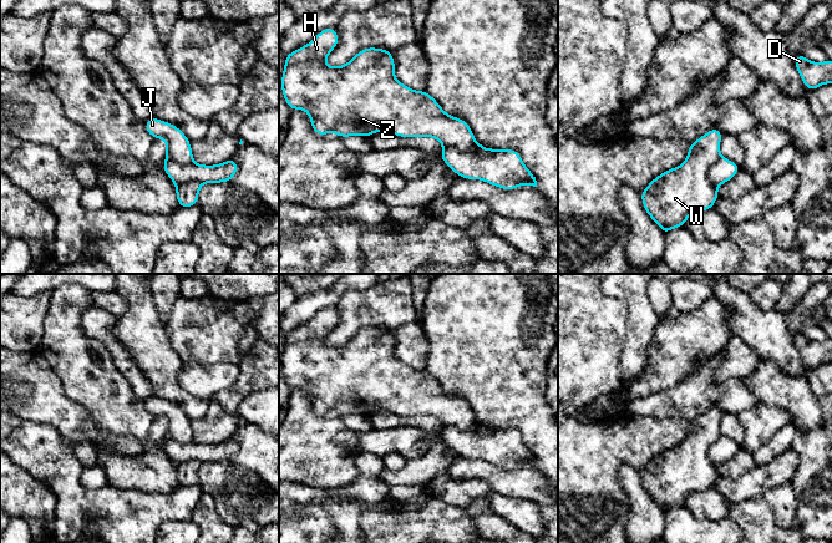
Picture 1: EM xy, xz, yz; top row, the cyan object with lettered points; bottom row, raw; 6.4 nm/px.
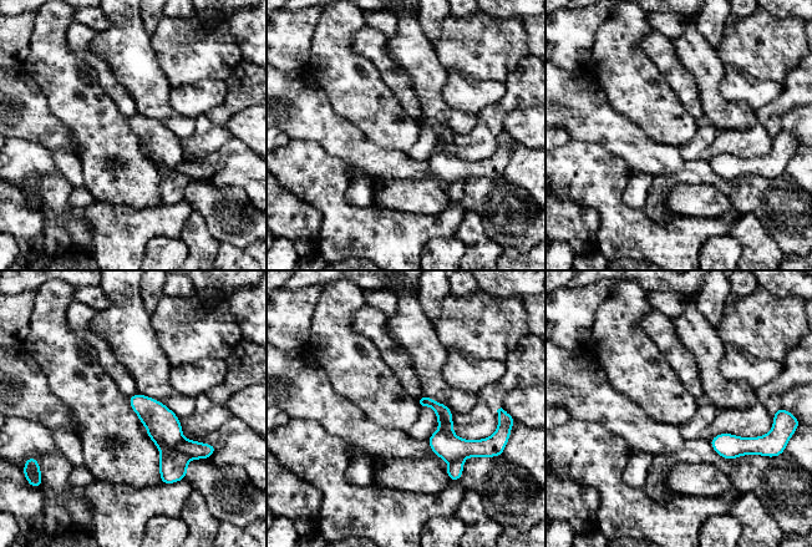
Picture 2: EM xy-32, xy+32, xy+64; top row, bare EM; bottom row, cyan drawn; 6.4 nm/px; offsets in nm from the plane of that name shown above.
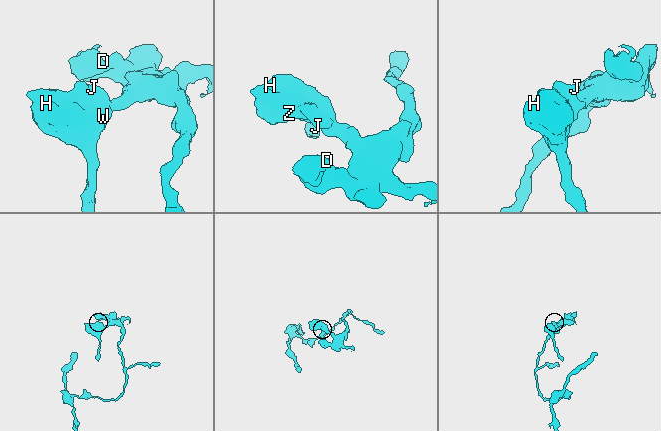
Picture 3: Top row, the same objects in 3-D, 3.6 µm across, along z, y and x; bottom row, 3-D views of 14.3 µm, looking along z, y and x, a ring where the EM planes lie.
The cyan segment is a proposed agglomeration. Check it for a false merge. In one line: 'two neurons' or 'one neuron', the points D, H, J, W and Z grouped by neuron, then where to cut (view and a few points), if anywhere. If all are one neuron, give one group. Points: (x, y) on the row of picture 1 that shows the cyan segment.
two neurons | D / H J W Z | xz (476, 142), (463, 151), (444, 148)

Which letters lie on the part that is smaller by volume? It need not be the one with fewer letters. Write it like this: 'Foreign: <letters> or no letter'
Foreign: H, J, W, Z

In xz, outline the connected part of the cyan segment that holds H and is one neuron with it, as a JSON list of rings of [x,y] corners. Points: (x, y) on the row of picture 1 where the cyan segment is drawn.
[[[334,27],[321,30],[309,44],[285,55],[285,65],[281,73],[281,93],[291,110],[305,110],[313,131],[318,136],[330,132],[340,138],[350,136],[370,137],[372,133],[384,131],[399,137],[431,137],[440,141],[443,148],[467,151],[477,142],[470,125],[455,116],[447,115],[440,103],[426,91],[409,88],[395,78],[395,60],[391,50],[366,47],[360,50],[349,62],[343,66],[329,67],[326,57],[338,46],[339,35]]]

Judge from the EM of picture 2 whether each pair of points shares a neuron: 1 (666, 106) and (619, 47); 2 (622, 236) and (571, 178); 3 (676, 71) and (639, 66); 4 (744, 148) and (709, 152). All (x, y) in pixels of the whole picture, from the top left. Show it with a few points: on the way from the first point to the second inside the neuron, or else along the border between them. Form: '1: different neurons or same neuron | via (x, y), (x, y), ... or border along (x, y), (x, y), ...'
1: same neuron | via (650, 95), (619, 64)
2: same neuron | via (617, 219), (587, 188)
3: different neurons | border along (638, 45), (656, 66), (673, 92)
4: same neuron | via (735, 147), (717, 147)

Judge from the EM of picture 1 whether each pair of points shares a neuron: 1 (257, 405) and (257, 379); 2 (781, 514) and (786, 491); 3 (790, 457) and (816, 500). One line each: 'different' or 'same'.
1: different
2: same
3: different

